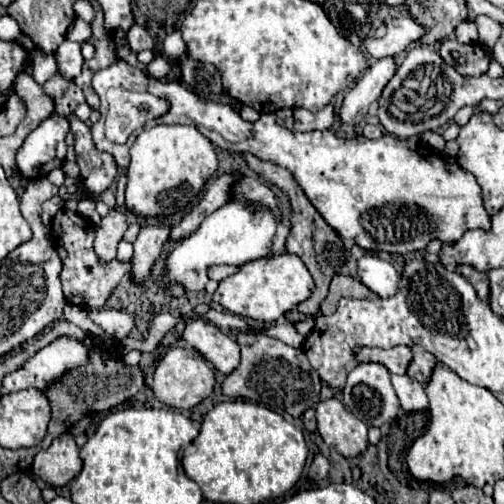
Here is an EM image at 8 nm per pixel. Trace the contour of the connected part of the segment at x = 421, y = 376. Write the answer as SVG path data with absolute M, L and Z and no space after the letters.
M411 346L411 352L413 352L413 360L409 362L409 368L407 368L407 376L425 384L431 376L431 368L437 364L435 356L431 356L425 348L421 346Z

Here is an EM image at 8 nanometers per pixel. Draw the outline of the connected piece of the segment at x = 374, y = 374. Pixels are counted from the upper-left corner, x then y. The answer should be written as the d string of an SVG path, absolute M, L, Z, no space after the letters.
M359 364L349 372L347 384L343 388L343 404L367 426L383 426L387 420L393 420L399 412L399 400L389 380L389 370L381 364Z

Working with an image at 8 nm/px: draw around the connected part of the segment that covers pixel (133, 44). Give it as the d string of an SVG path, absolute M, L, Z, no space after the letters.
M133 24L127 32L127 42L129 42L129 48L133 52L141 52L141 50L151 50L153 48L153 38L151 34L147 32L145 26L139 26L139 24Z

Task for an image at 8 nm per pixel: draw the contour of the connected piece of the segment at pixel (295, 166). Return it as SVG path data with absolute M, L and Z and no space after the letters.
M117 58L109 68L99 70L93 76L93 88L101 98L101 118L91 132L95 146L109 152L121 168L127 168L129 164L129 148L133 140L113 144L105 138L103 130L107 90L115 86L165 98L169 110L159 118L159 124L191 124L219 148L239 154L251 152L261 160L271 160L287 168L325 222L343 240L355 240L363 250L377 248L391 254L407 254L423 250L431 238L453 244L465 230L489 228L489 214L483 208L481 188L475 178L469 172L463 172L457 164L445 164L437 152L425 150L423 156L423 152L411 148L407 140L399 140L389 132L379 140L369 140L365 136L339 138L331 130L293 132L279 126L275 114L261 114L257 122L247 122L229 104L203 100L179 82L151 80L145 72L127 64L127 60Z

